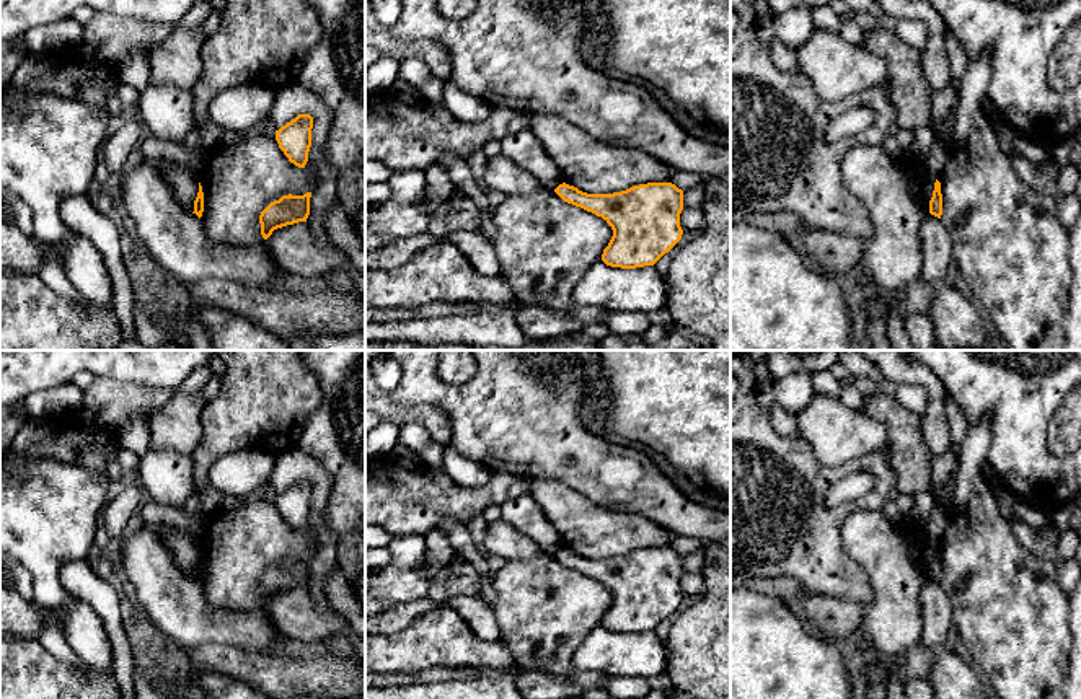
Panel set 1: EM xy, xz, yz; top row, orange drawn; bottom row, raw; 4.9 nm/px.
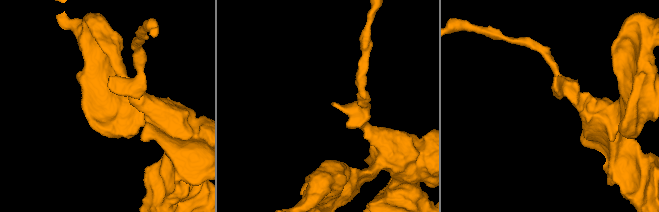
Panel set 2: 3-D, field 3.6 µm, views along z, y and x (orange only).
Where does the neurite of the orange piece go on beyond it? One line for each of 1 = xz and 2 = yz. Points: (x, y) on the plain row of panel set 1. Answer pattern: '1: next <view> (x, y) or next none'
1: next none
2: next none

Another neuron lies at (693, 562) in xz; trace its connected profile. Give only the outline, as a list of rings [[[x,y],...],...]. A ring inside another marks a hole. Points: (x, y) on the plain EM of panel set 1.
[[[698,549],[696,552],[690,552],[683,557],[683,572],[696,574],[703,572],[704,567],[704,552]]]

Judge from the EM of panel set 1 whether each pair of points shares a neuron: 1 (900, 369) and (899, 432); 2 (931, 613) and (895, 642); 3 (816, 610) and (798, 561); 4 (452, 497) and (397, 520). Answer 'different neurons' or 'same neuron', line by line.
1: different neurons
2: different neurons
3: different neurons
4: same neuron

